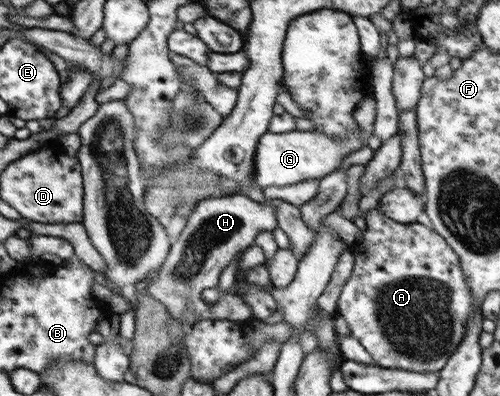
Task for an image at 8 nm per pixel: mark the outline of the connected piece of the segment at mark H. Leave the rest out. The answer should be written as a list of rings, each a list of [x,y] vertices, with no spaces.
[[[240,194],[204,198],[197,203],[181,235],[172,243],[169,257],[146,288],[146,293],[159,300],[164,307],[184,310],[186,302],[198,302],[200,292],[219,285],[222,270],[238,252],[244,252],[255,244],[259,232],[273,231],[277,227],[275,210],[269,201],[258,204]]]

